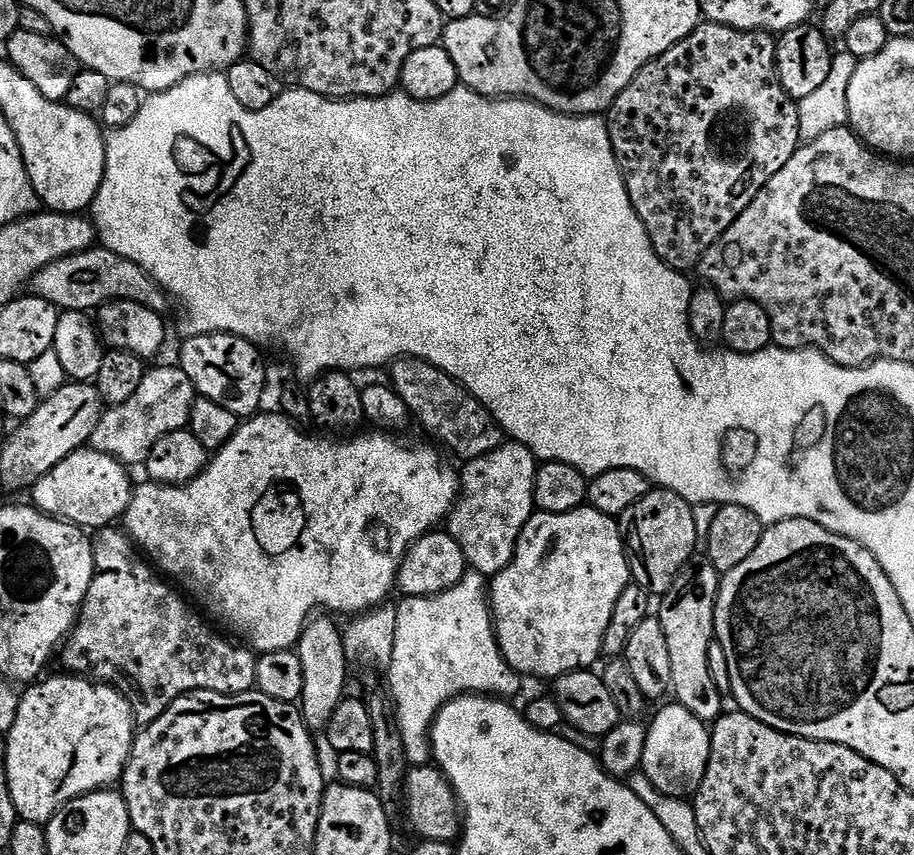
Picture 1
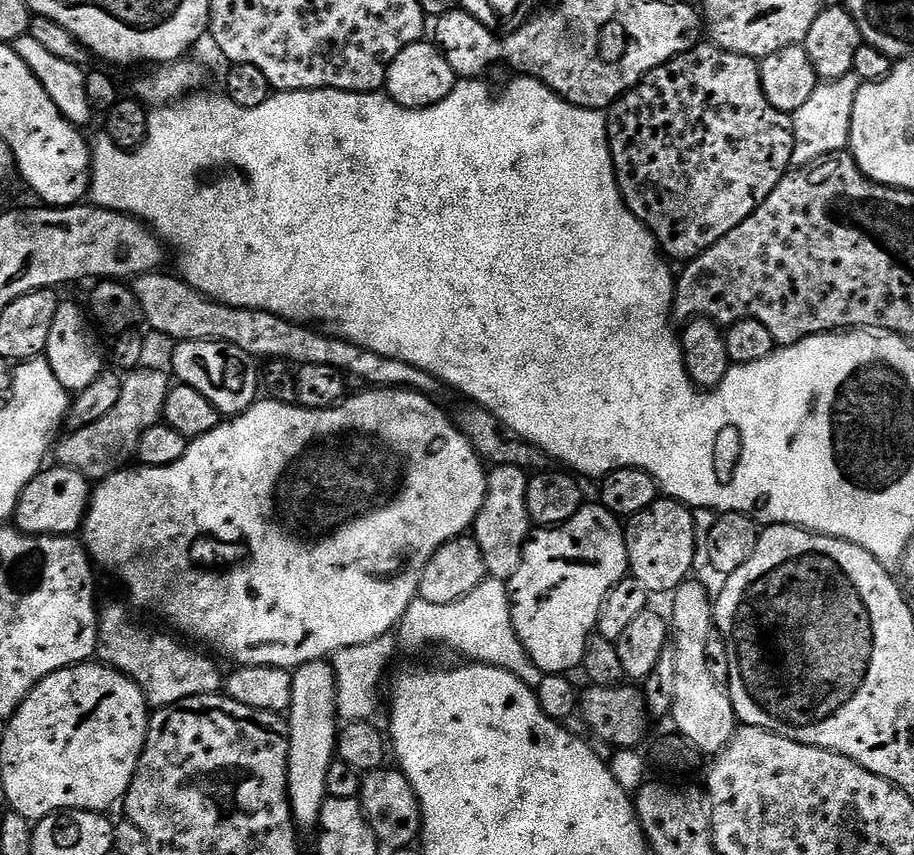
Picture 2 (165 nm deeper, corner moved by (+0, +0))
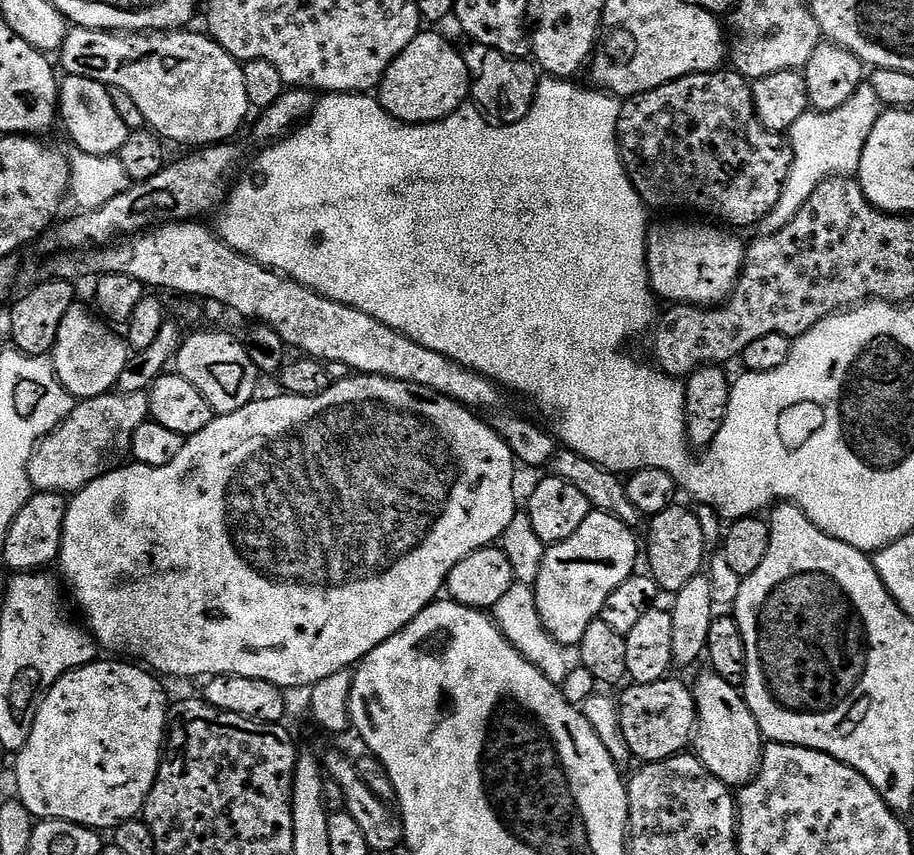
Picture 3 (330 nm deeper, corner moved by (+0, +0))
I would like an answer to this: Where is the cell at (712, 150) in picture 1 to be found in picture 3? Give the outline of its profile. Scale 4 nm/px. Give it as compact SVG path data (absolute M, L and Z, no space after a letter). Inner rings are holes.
M719 71L693 72L690 76L680 76L669 84L651 88L648 92L627 97L619 105L616 122L620 160L628 171L628 179L636 187L636 192L640 195L640 199L644 201L645 205L652 207L653 204L656 208L668 208L671 204L681 204L684 208L697 208L700 212L709 212L710 215L717 216L717 218L712 218L728 226L733 226L732 224L750 224L752 222L754 224L772 211L772 207L777 202L779 192L784 185L784 178L790 160L787 155L784 157L783 150L776 145L777 137L773 133L767 130L755 130L756 132L748 133L740 125L740 116L736 113L736 92L732 89L731 82L720 75Z

